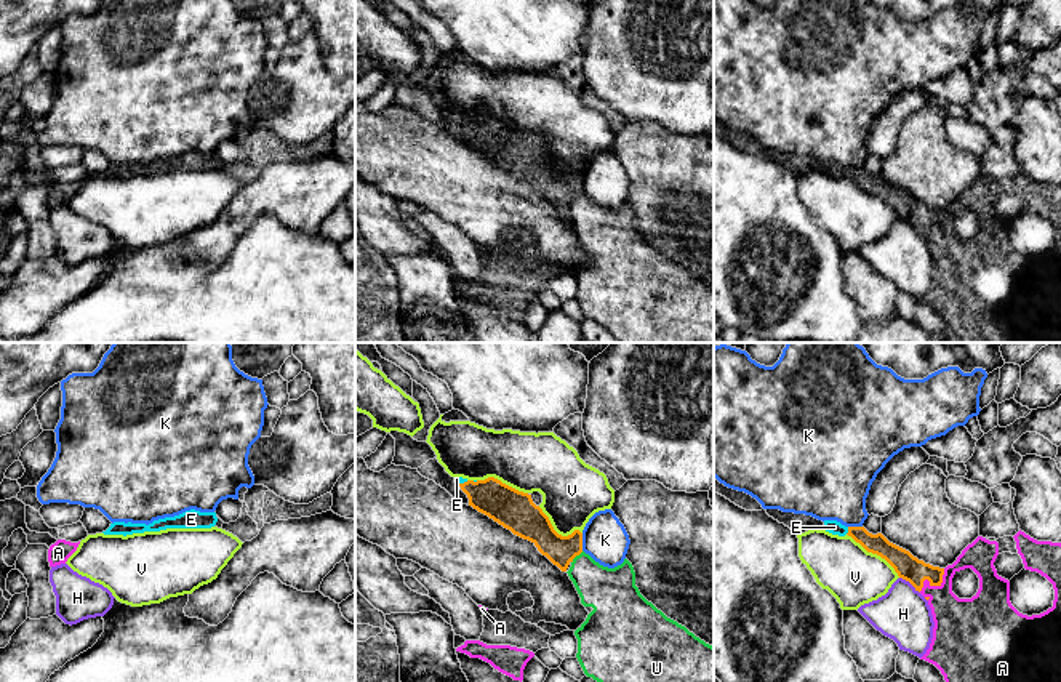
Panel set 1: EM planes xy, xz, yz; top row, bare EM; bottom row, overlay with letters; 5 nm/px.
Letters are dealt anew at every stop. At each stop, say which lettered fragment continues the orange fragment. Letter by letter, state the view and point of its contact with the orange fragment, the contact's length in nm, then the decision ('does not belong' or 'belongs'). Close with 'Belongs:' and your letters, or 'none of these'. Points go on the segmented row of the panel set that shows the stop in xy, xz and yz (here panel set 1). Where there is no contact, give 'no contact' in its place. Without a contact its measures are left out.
A: meets orange in yz at (933, 585); contact 180 nm long; belongs
E: meets orange in yz at (848, 530); contact 40 nm long; belongs
H: meets orange in yz at (909, 581); contact 130 nm long; does not belong
K: meets orange in xz at (581, 541); contact 90 nm long; does not belong
U: meets orange in xz at (576, 554); contact 90 nm long; does not belong
V: meets orange in yz at (874, 553); contact 340 nm long; does not belong
Belongs: A, E

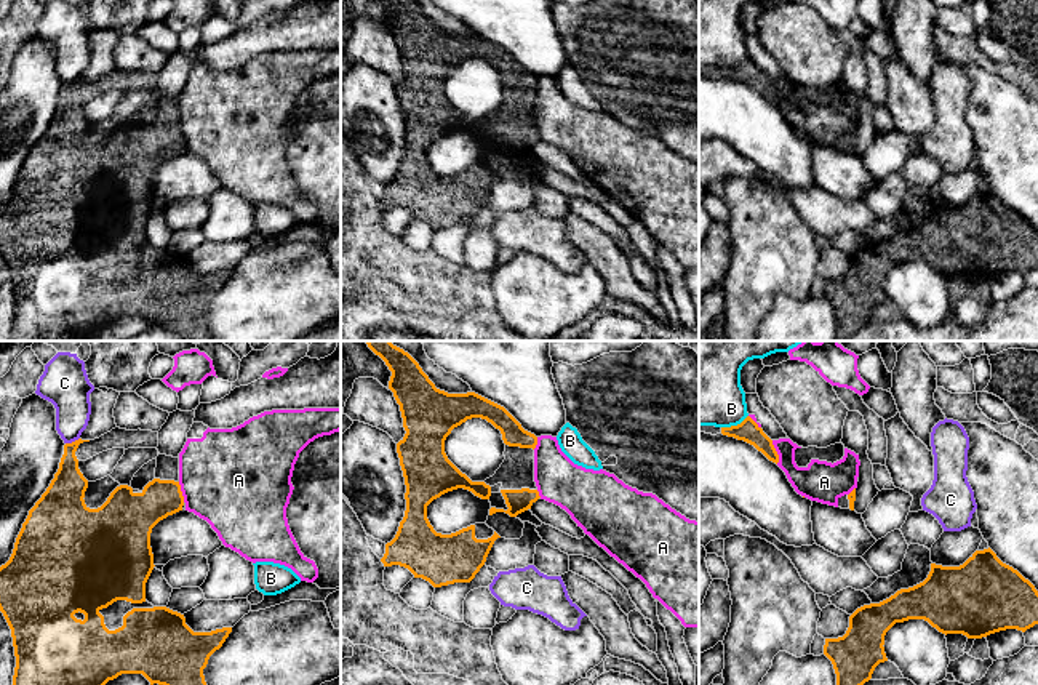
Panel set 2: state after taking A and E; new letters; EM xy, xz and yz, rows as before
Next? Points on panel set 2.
A: meets orange in yz at (776, 452); contact 120 nm long; does not belong
B: meets orange in yz at (734, 426); contact 150 nm long; does not belong
C: meets orange in xy at (72, 442); contact 80 nm long; does not belong
Belongs: none of these

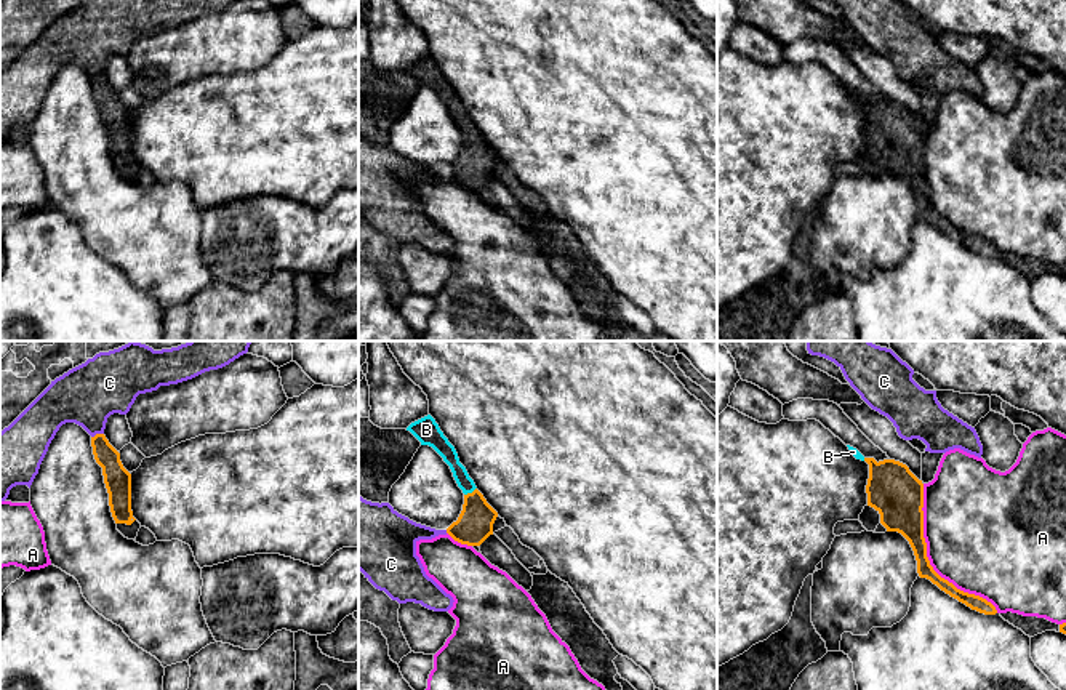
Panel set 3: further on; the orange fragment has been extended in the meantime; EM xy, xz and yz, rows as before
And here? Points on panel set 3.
A: meets orange in yz at (927, 559); contact 750 nm long; does not belong
B: meets orange in xz at (469, 493); contact 80 nm long; belongs
C: meets orange in xy at (96, 434); contact 70 nm long; does not belong
Belongs: B

